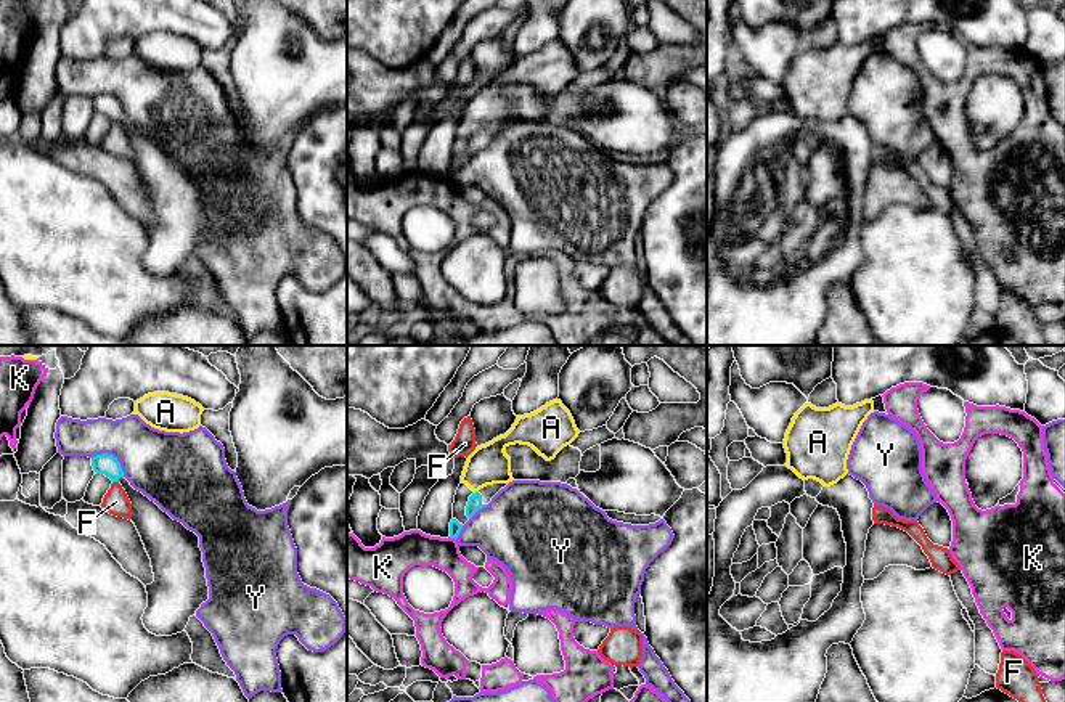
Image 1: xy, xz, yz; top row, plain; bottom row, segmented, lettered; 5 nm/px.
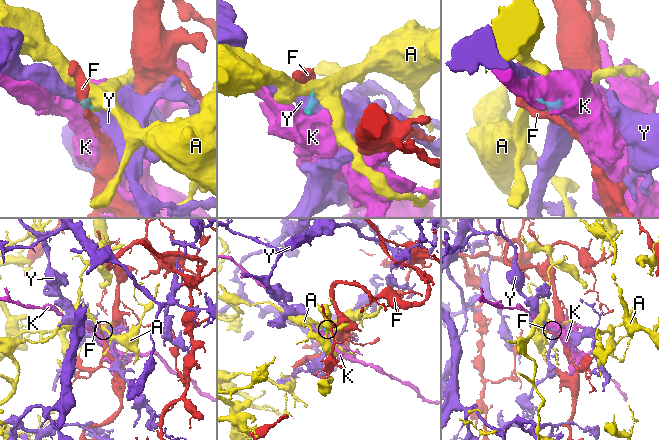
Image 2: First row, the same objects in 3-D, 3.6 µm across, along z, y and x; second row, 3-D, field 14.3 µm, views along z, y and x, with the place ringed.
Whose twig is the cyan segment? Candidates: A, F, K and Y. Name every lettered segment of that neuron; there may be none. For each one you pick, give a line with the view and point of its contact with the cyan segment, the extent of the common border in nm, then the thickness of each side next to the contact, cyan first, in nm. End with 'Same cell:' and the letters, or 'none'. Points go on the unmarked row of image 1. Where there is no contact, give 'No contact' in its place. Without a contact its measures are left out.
Same cell: none

